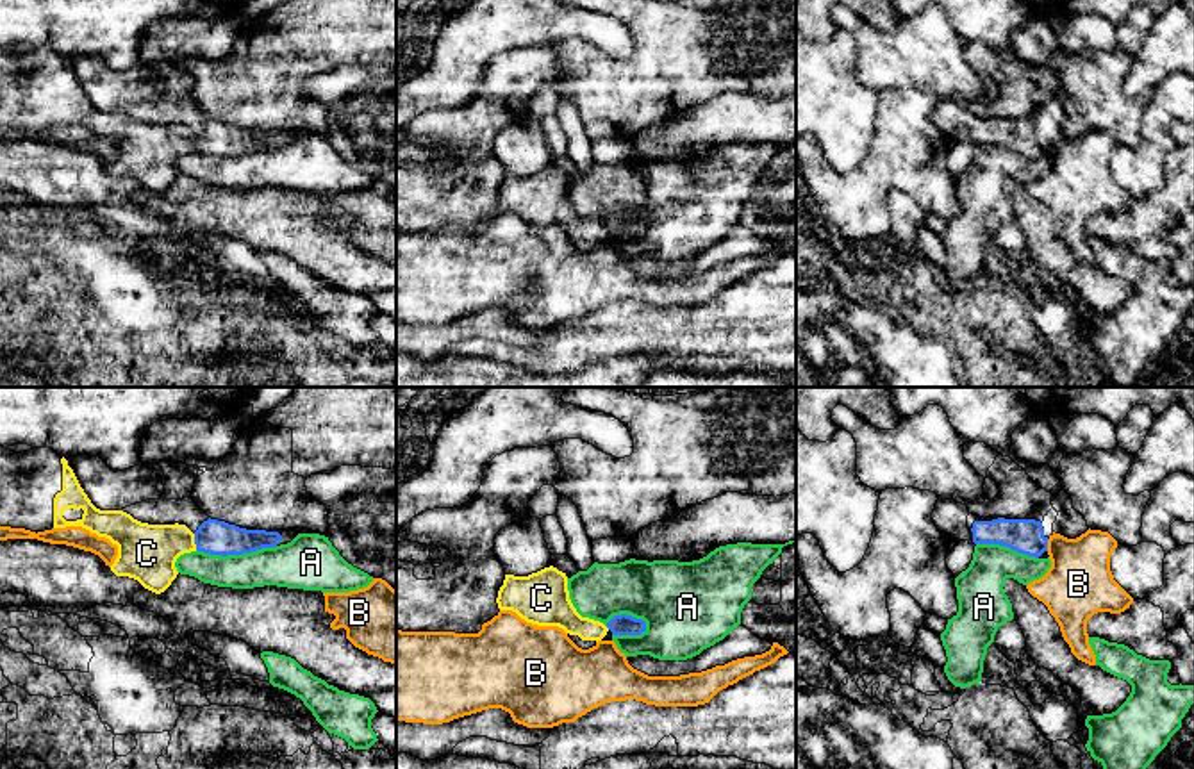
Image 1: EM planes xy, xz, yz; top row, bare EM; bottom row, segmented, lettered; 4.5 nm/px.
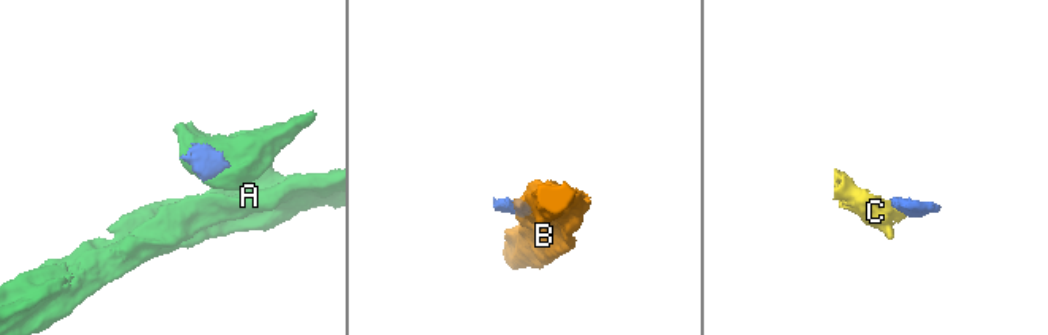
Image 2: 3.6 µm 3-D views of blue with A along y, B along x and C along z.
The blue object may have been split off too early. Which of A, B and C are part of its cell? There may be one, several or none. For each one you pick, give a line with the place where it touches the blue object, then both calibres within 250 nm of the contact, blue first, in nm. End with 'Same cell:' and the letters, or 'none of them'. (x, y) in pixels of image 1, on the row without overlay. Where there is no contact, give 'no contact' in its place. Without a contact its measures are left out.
Same cell: none of them

